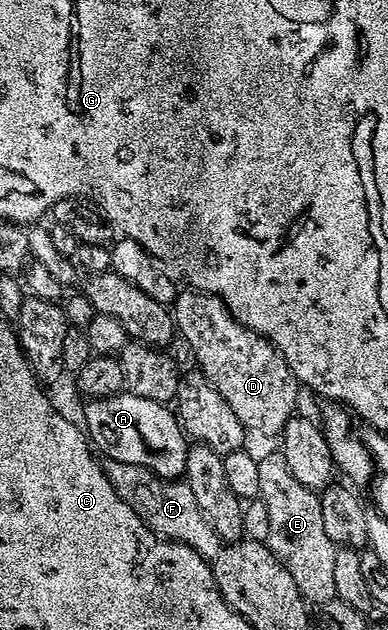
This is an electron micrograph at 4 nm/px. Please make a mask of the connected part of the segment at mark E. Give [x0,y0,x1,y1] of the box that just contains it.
[259,452,337,608]

